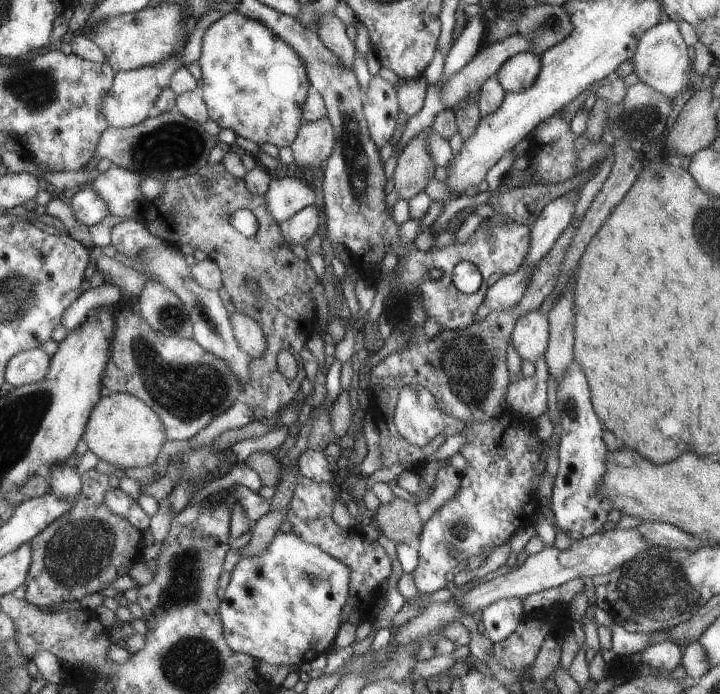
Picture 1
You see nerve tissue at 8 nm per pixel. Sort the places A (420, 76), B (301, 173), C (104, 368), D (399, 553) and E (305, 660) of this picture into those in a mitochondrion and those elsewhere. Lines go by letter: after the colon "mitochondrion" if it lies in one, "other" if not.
A: other
B: other
C: other
D: other
E: other

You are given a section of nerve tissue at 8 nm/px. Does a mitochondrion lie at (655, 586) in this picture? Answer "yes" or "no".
yes

